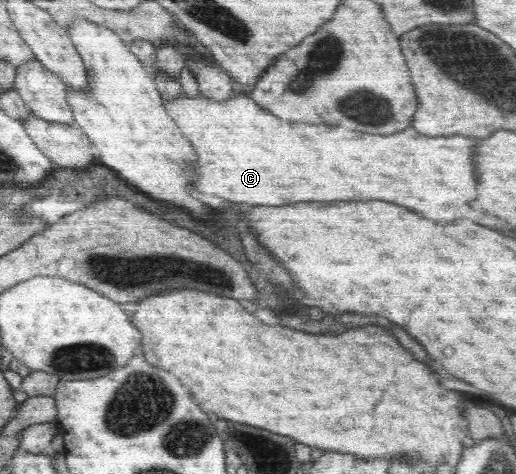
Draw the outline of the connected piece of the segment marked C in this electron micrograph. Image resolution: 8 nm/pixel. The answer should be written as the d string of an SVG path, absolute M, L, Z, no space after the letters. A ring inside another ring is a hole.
M182 93L177 98L163 100L163 105L198 155L194 165L196 180L193 181L193 188L198 193L218 195L230 203L250 203L250 205L382 199L382 201L398 203L402 207L410 207L418 211L422 217L434 221L454 221L464 217L484 227L488 227L490 221L494 221L494 219L486 219L482 207L474 211L468 205L468 201L476 199L476 179L466 177L472 173L472 155L474 155L472 137L464 137L464 135L426 137L414 131L412 126L396 135L368 135L368 133L346 131L342 129L343 126L326 127L326 125L302 122L290 123L270 115L268 111L262 111L262 107L258 106L252 98L243 94L218 101L208 99L206 96L190 98Z

